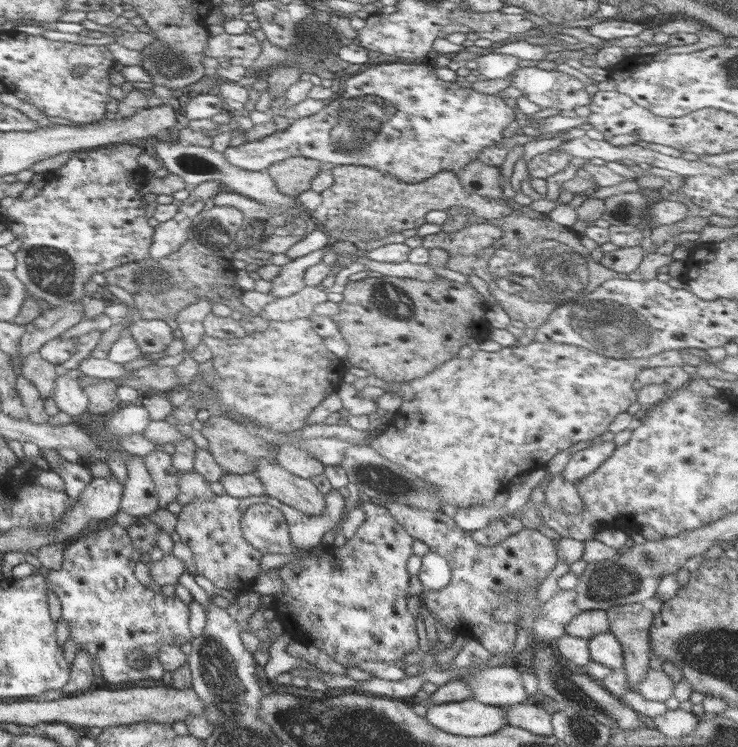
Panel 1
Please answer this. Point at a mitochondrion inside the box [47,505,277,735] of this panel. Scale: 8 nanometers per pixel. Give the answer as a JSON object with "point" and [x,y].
{"point":[135,659]}

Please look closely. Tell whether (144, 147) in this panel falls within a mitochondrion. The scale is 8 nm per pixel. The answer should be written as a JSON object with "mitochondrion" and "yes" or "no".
{"mitochondrion":"no"}

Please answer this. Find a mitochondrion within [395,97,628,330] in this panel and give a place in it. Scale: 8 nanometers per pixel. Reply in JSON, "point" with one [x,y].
{"point":[536,272]}

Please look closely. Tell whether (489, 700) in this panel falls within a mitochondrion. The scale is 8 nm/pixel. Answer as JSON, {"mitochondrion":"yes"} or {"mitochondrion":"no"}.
{"mitochondrion":"no"}

